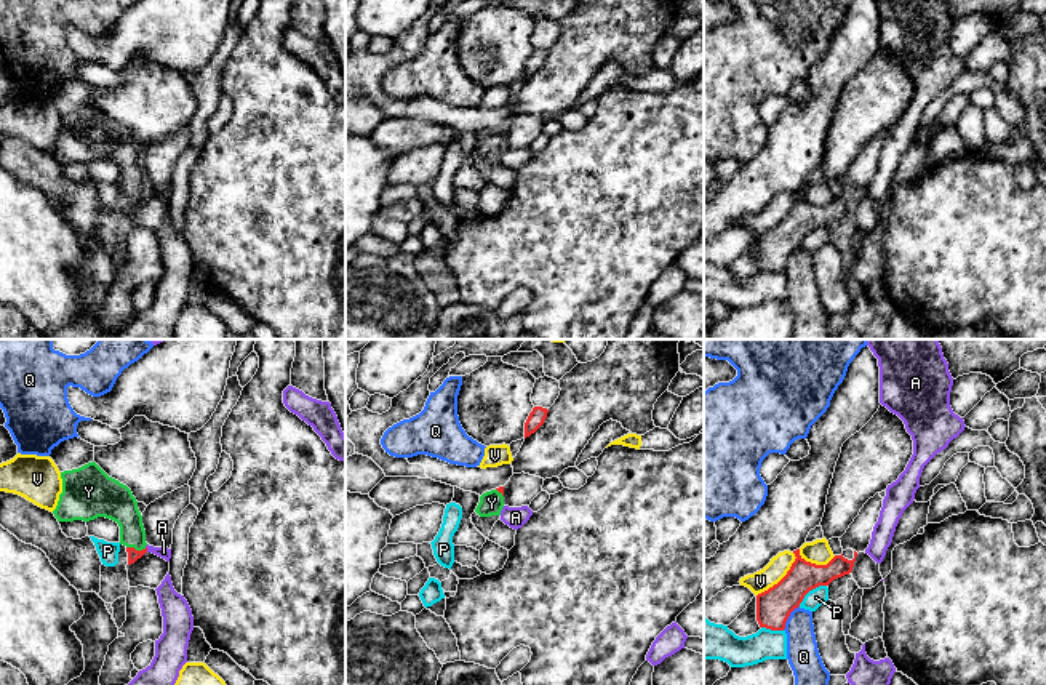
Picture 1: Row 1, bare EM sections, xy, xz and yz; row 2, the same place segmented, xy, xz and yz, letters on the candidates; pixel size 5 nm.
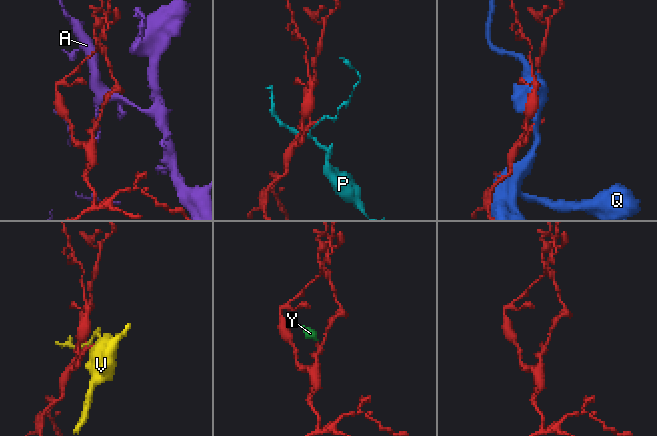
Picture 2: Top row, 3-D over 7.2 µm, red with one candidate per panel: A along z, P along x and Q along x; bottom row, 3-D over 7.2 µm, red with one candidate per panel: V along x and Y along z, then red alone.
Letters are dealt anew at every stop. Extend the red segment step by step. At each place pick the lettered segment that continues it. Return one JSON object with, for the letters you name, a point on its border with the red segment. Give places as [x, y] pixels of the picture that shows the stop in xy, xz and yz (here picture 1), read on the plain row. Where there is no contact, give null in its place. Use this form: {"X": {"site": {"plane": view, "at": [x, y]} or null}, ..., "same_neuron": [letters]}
{"Y": {"site": {"plane": "xy", "at": [135, 191]}}, "same_neuron": ["Y"]}

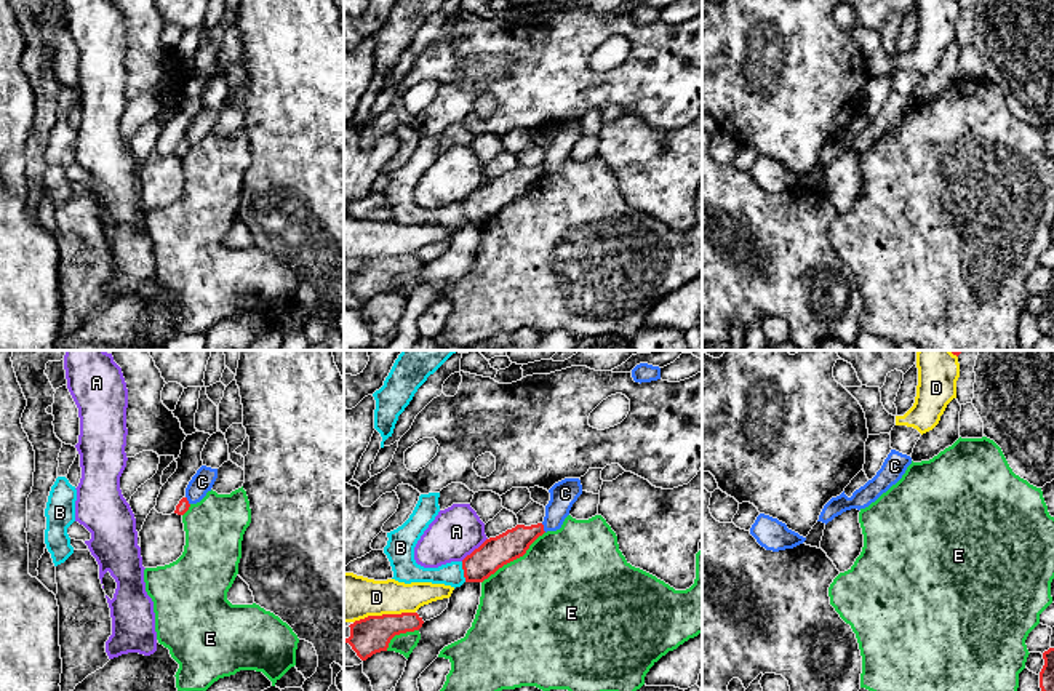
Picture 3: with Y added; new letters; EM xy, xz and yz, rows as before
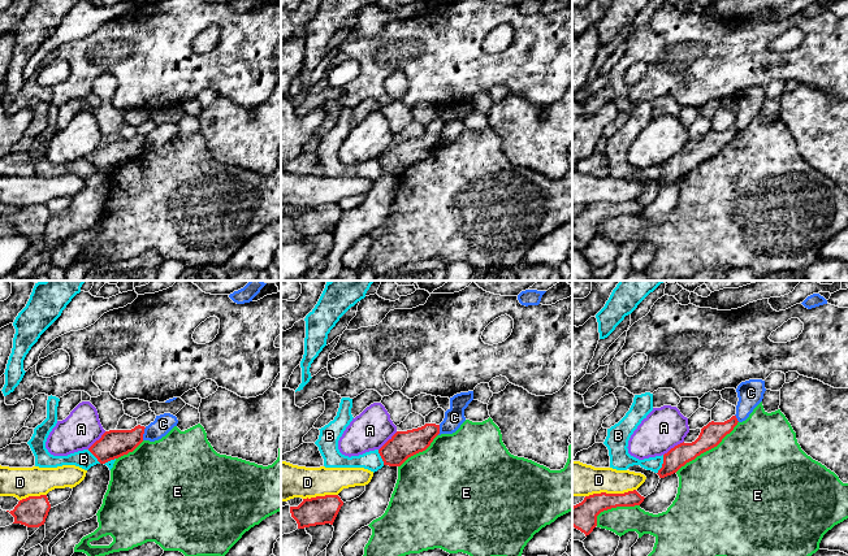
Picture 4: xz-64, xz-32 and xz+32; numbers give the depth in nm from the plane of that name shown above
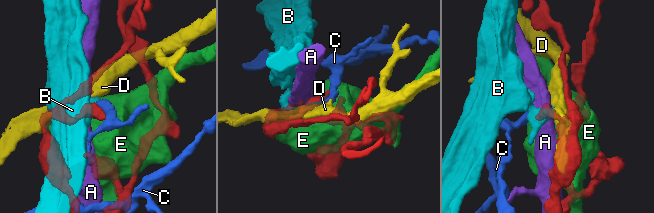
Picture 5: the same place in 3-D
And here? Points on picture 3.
{"same_neuron": []}

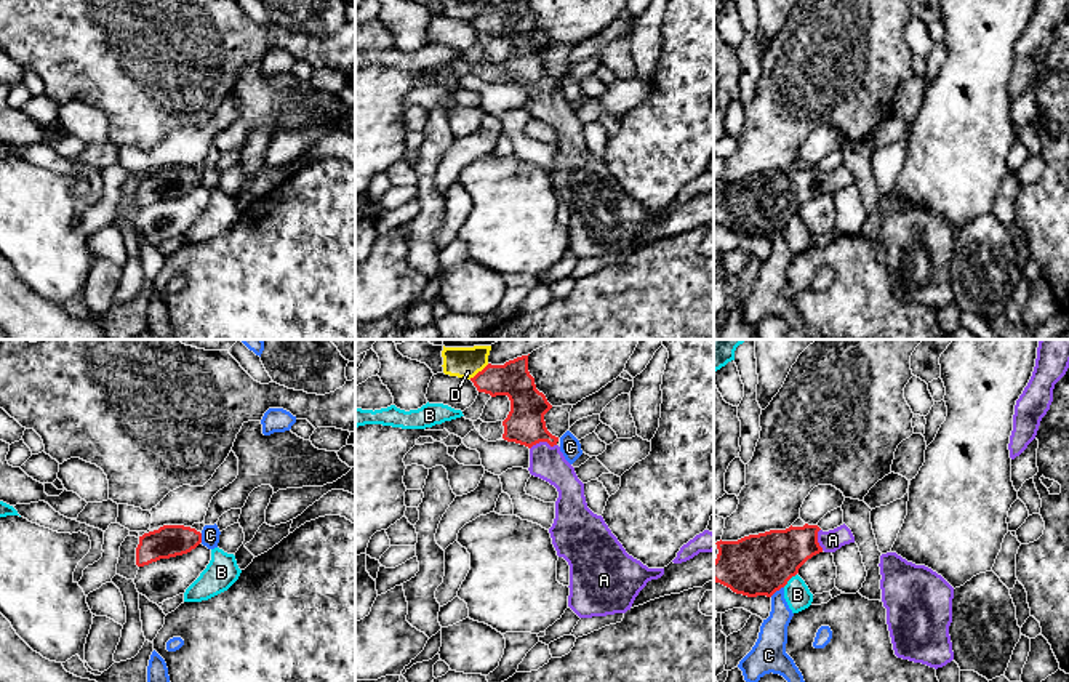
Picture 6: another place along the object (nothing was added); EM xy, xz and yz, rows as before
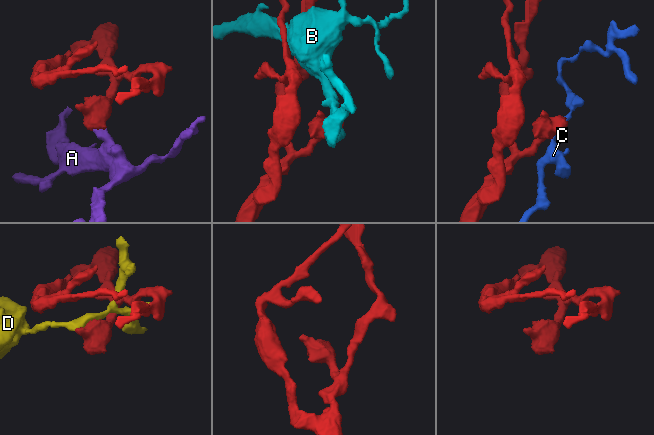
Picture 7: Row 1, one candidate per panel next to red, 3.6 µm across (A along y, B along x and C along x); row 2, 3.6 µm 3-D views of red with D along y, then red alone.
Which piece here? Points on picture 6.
{"A": {"site": {"plane": "xz", "at": [543, 82]}}, "same_neuron": ["A"]}

